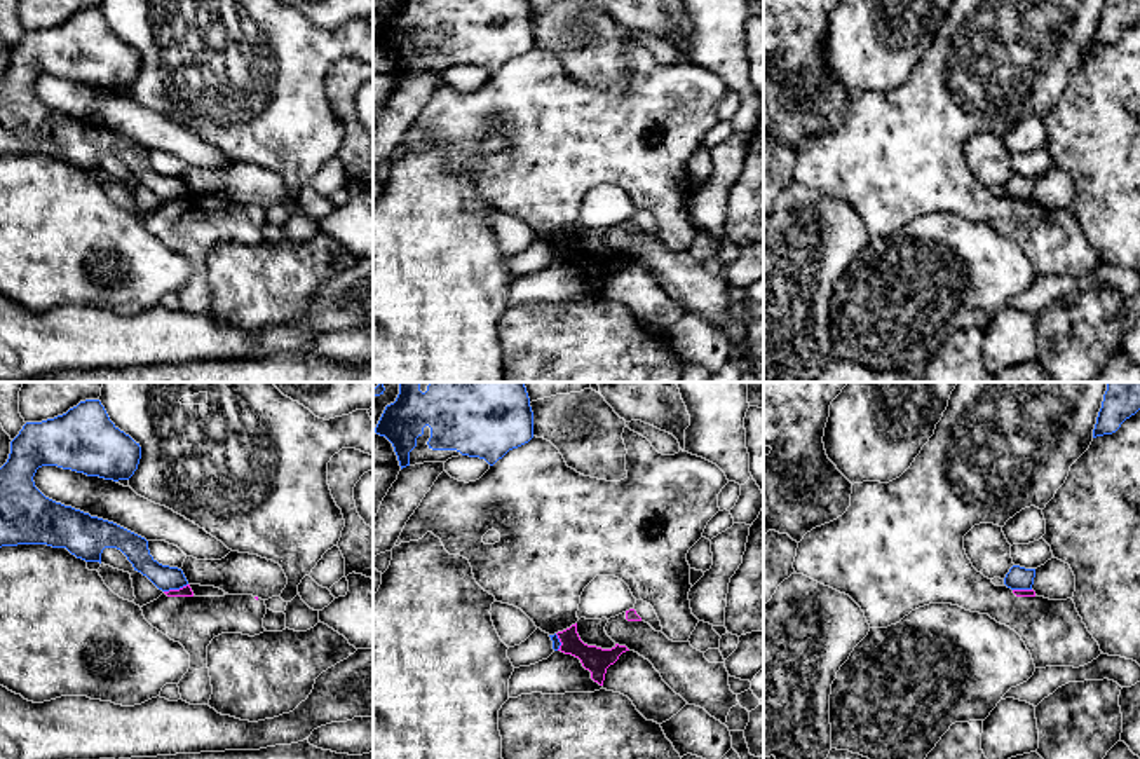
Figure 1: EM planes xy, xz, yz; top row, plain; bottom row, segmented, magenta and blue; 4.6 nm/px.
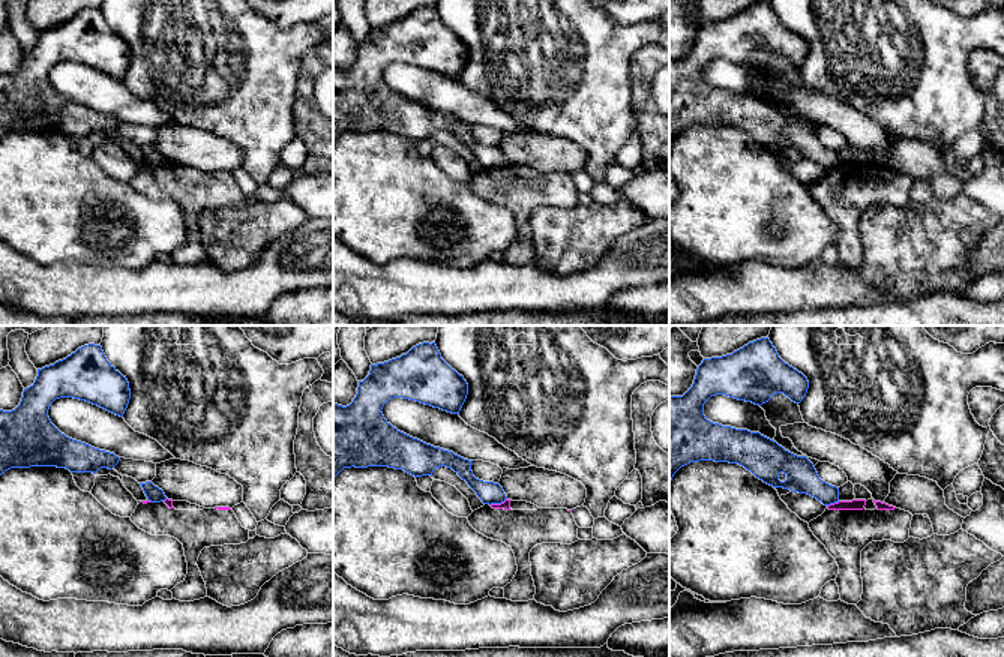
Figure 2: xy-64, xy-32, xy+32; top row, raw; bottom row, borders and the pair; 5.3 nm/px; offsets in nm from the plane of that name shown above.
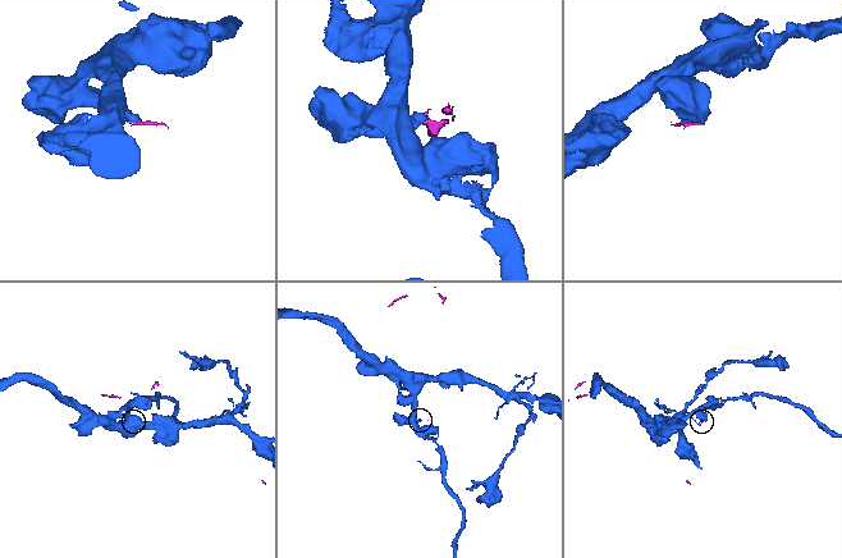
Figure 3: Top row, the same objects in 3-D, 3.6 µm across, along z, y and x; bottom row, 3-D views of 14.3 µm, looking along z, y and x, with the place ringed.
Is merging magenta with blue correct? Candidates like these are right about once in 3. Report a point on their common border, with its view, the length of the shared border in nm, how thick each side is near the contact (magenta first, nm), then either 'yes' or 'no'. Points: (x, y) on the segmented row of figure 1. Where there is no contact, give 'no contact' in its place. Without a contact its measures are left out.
xy (175, 590) | 120 nm | 50/120 nm | no

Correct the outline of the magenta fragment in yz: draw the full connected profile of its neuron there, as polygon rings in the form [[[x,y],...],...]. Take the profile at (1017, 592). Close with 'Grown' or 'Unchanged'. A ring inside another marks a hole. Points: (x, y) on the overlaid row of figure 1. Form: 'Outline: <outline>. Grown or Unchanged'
Outline: [[[957,382],[934,434],[912,466],[889,483],[854,483],[847,511],[812,529],[798,543],[795,572],[849,595],[865,612],[870,628],[896,625],[929,604],[952,604],[988,614],[1014,630],[1030,651],[1035,668],[1079,668],[1091,663],[1102,651],[1074,600],[1049,600],[1037,597],[1034,590],[995,586],[973,567],[964,550],[964,536],[980,523],[1004,527],[1025,508],[1046,508],[1065,483],[1070,466],[1089,448],[1105,391],[1107,382]]]. Grown

